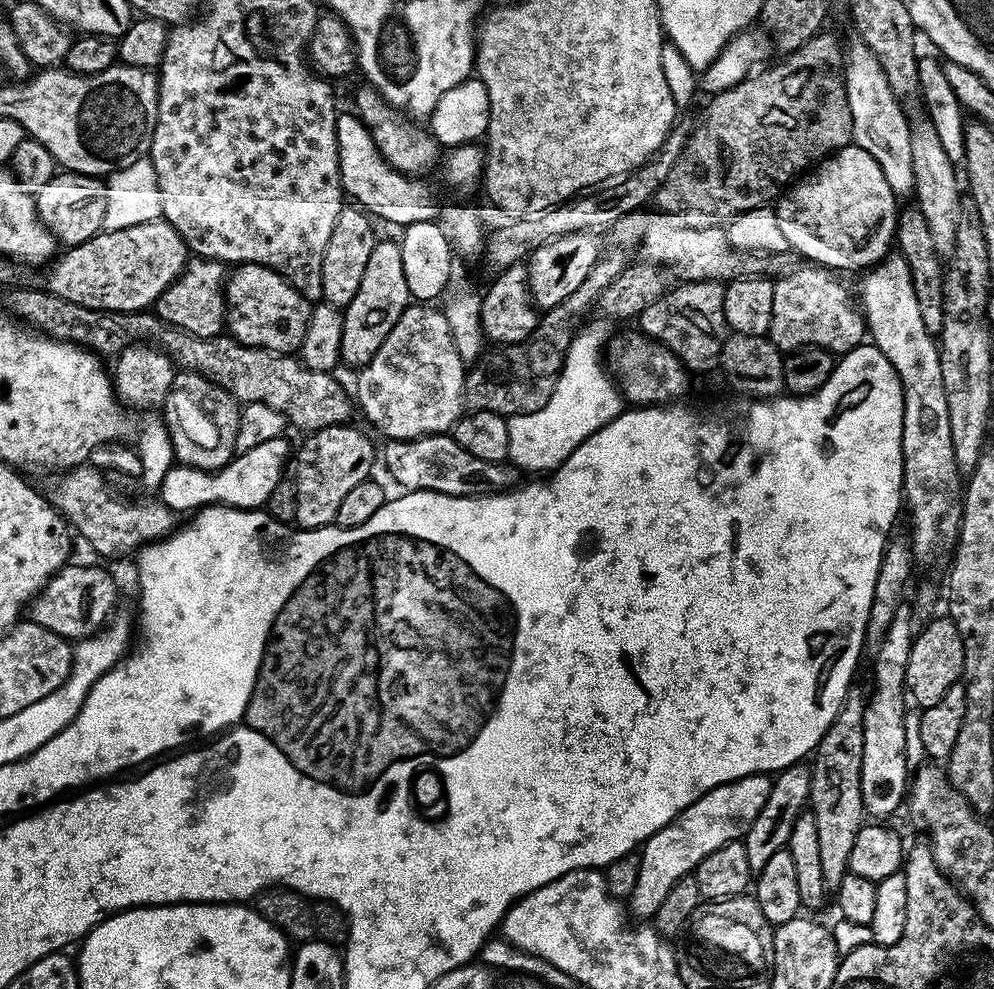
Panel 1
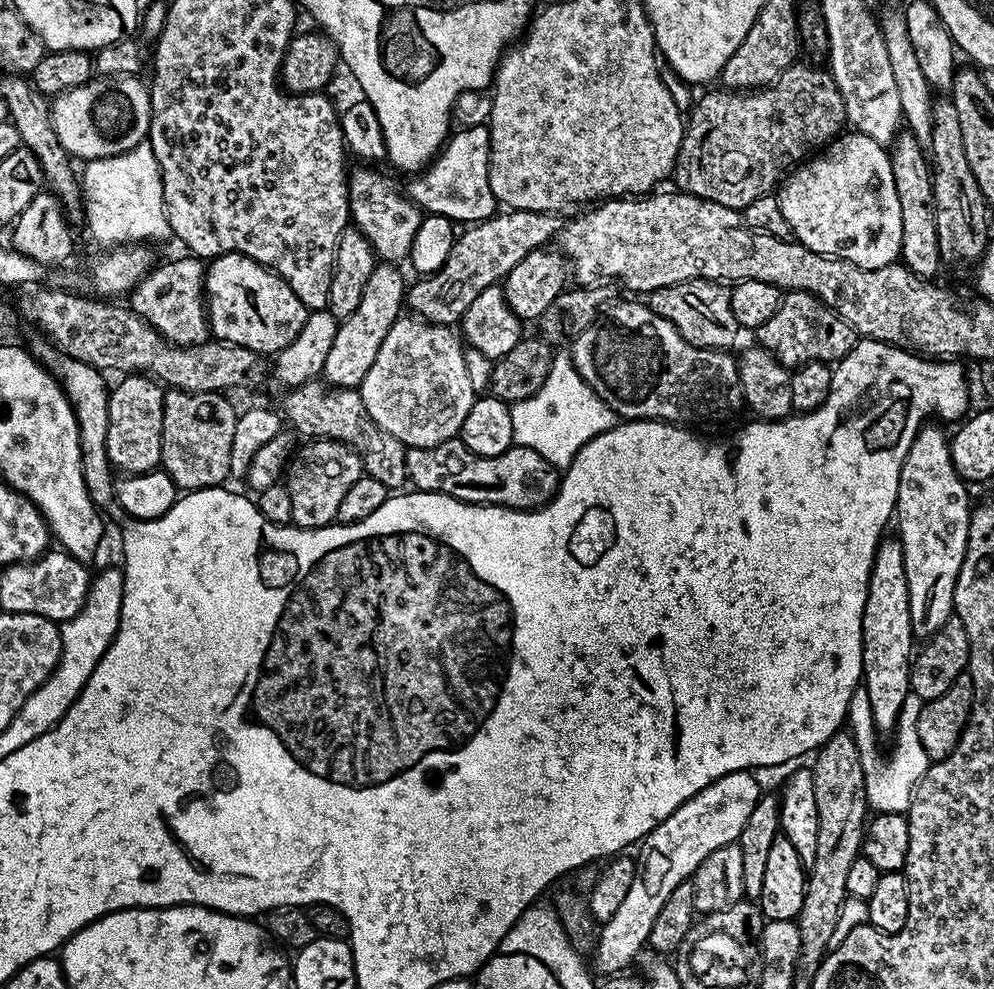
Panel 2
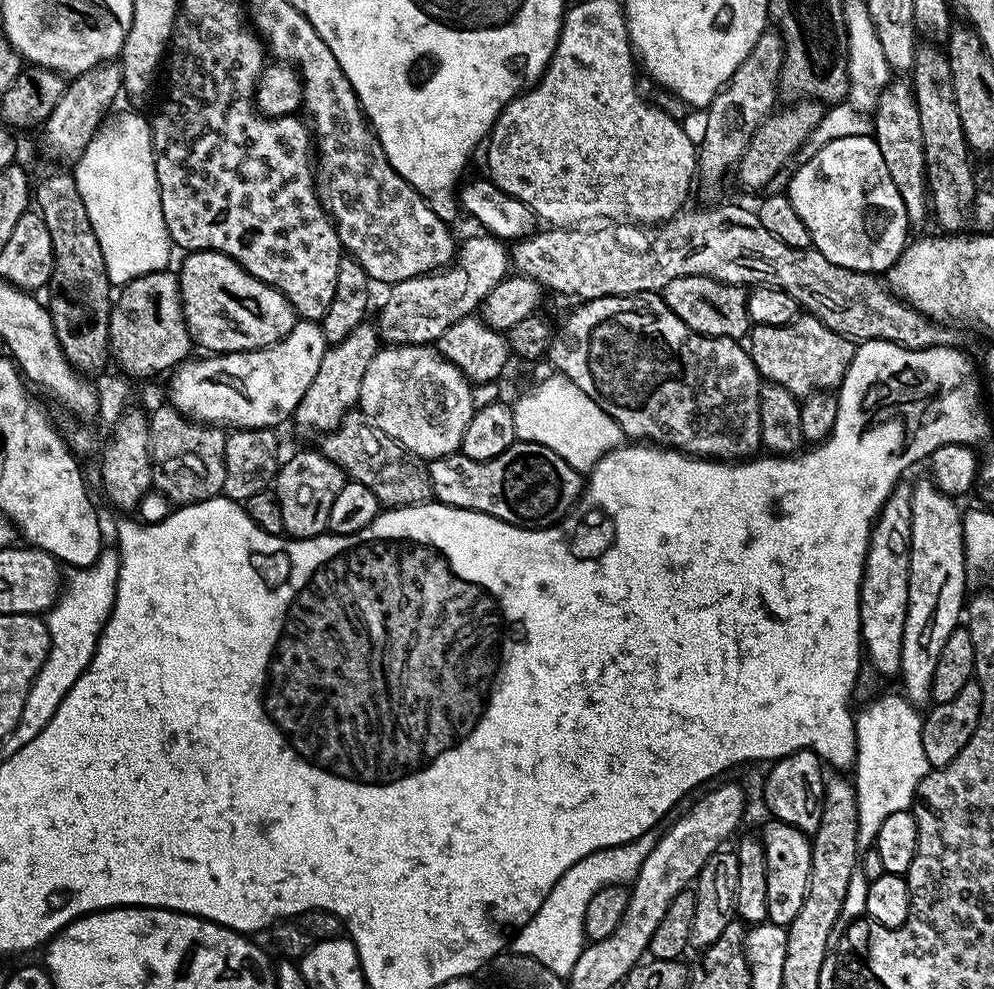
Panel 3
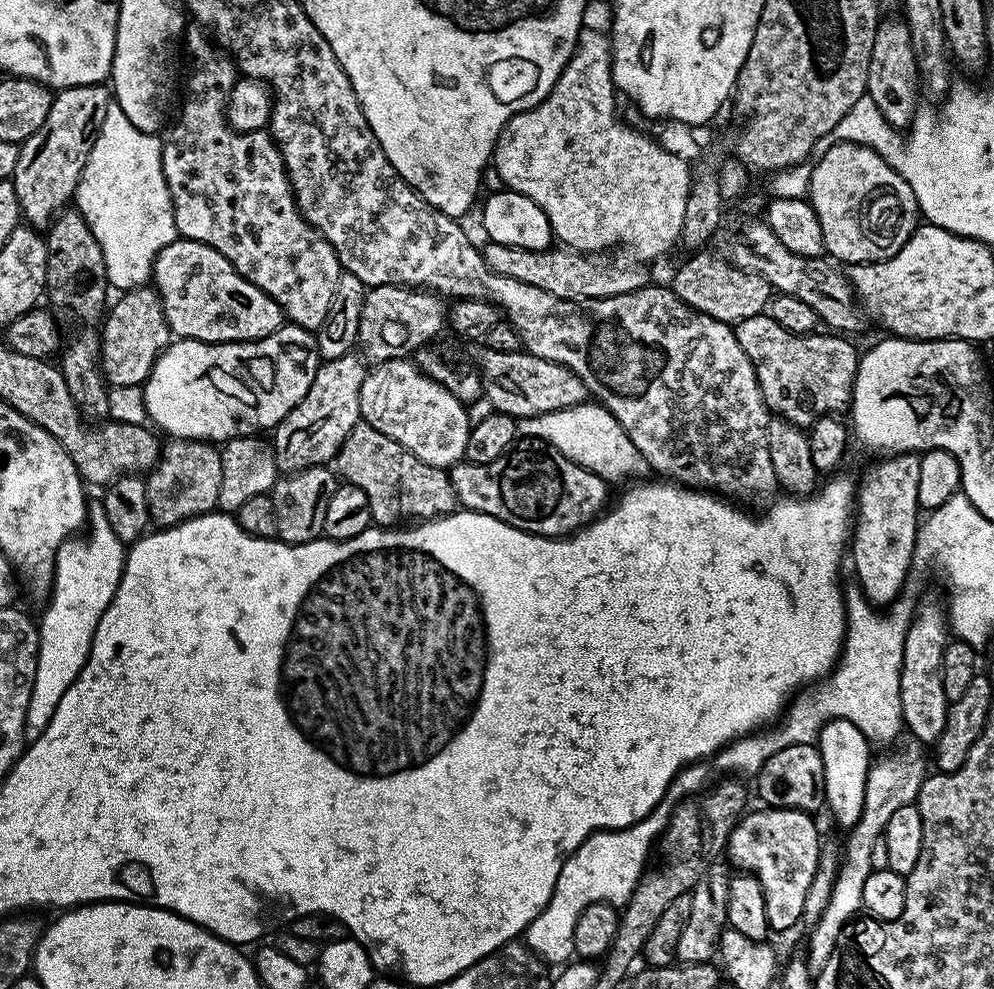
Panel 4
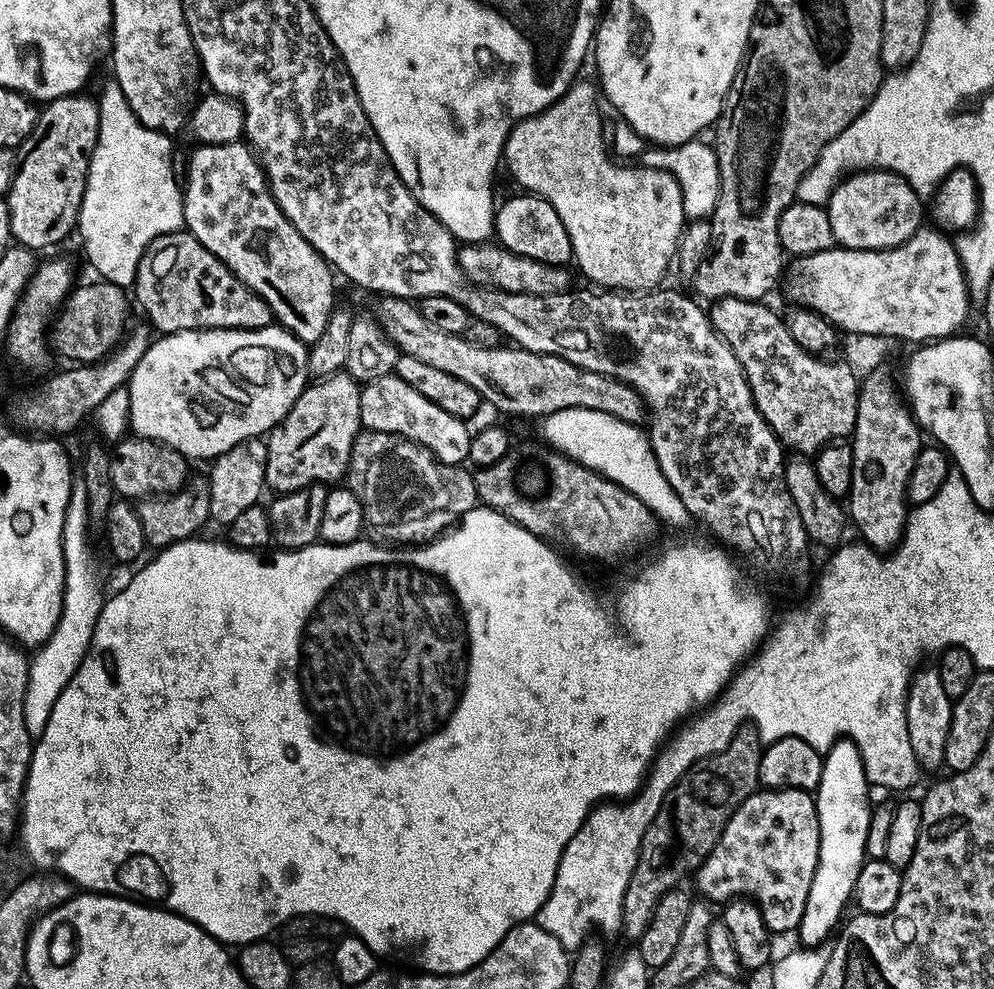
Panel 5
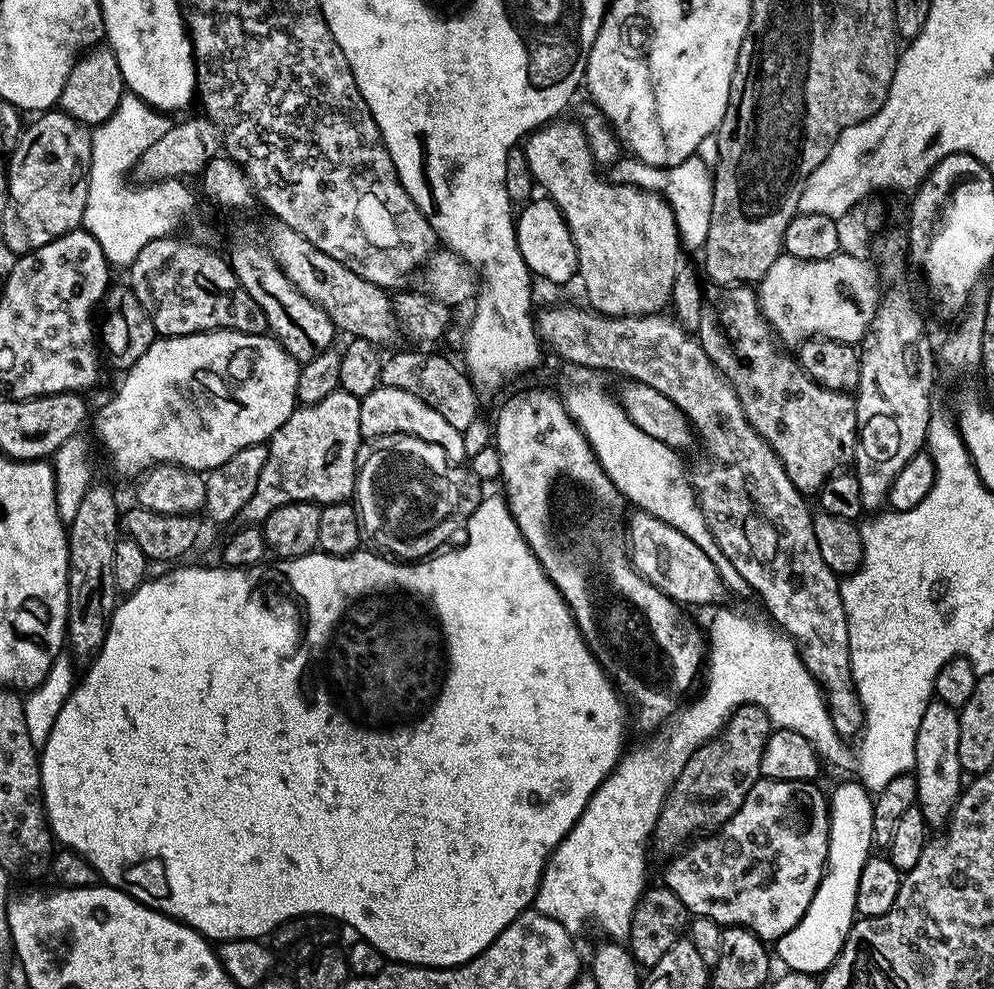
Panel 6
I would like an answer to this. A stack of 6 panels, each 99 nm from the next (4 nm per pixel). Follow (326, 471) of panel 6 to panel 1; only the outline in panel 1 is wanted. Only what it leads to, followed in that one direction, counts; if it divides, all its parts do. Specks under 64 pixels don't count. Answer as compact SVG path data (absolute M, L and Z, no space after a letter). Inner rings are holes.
M377 239L370 262L366 262L366 274L362 274L362 286L358 286L358 294L354 294L354 302L343 309L344 325L342 326L341 361L346 365L368 364L378 354L382 342L386 342L386 334L394 330L398 318L409 307L410 297L406 286L406 274L402 274L402 250L395 239Z

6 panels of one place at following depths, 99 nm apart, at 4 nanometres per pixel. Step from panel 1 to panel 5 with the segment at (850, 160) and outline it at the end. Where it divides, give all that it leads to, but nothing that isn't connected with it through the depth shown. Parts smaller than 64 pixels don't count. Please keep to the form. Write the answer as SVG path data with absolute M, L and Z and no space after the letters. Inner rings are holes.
M865 170L841 180L829 196L826 207L830 218L830 230L834 230L834 238L839 247L884 252L888 248L897 248L898 245L906 243L922 227L923 220L920 219L924 216L924 208L920 204L923 204L921 197L917 196L901 176L895 176L892 172Z

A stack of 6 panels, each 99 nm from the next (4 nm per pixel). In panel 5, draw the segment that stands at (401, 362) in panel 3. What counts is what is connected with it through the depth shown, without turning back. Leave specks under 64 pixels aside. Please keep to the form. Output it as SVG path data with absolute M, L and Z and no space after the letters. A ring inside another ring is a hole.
M389 374L361 387L360 423L367 431L411 440L413 444L428 449L442 464L460 466L467 461L472 437L464 421L454 414L446 414L442 406L434 406L430 398L422 398L422 394L418 394L418 390L414 390L414 386L410 386L401 376Z

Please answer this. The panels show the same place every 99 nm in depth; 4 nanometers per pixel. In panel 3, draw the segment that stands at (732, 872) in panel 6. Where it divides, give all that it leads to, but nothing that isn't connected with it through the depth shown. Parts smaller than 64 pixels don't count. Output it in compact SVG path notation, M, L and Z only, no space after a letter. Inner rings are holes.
M769 819L762 831L766 866L768 867L768 920L773 924L789 925L798 918L810 882L812 842L809 833L798 830L781 820Z

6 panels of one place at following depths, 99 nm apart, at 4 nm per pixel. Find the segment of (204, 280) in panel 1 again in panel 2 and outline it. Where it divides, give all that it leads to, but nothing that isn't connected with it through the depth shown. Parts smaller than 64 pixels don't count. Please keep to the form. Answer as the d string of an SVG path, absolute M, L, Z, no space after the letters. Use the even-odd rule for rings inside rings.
M183 254L177 260L157 263L148 275L136 284L130 293L130 307L169 344L187 348L189 344L206 344L210 339L208 314L204 299L203 259Z

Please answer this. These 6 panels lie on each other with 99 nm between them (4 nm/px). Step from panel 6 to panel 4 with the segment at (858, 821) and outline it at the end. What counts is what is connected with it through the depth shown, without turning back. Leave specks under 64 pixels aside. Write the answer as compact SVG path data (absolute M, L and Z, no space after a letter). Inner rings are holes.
M830 720L820 732L818 747L822 758L822 766L824 767L824 799L827 811L832 811L832 816L841 824L841 829L850 829L855 826L862 814L868 769L874 760L874 756L868 753L870 751L868 739L862 734L862 730L858 730L858 726L854 726L854 722Z

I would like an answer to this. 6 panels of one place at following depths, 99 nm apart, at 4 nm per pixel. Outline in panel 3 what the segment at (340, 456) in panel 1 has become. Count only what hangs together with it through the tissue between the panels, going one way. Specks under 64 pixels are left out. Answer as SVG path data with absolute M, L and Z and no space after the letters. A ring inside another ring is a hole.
M319 450L296 452L287 460L288 457L279 465L274 481L278 504L282 506L284 532L293 540L323 536L328 532L330 506L334 506L338 490L346 483L346 473Z

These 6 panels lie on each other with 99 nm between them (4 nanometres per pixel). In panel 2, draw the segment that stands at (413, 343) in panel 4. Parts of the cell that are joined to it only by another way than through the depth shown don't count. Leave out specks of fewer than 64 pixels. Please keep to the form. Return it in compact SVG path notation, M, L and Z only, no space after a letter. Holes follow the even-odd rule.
M512 210L507 214L509 216L497 214L489 220L473 223L472 232L464 232L461 236L459 233L443 267L431 276L417 279L417 284L407 289L407 307L412 307L417 317L429 324L455 325L482 290L507 278L526 254L543 249L551 236L552 239L559 237L566 223L563 215L550 212Z

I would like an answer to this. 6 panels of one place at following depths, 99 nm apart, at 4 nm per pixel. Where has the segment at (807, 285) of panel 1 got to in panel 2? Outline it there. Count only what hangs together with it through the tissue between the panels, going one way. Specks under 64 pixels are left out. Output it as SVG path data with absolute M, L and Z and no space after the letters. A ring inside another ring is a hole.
M793 291L781 299L779 310L770 318L770 322L758 329L758 336L759 347L765 348L779 364L789 370L795 370L801 364L809 364L813 360L839 362L858 339L856 331L817 296Z

